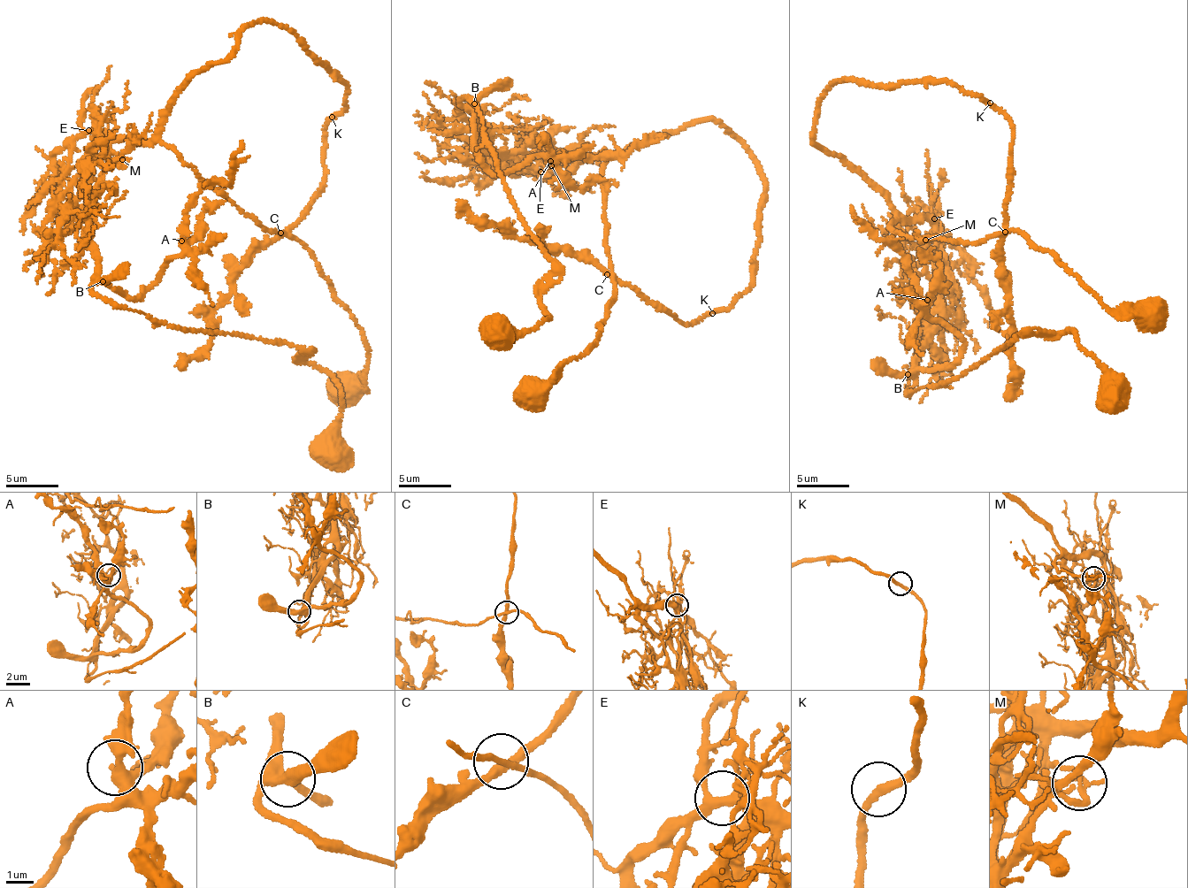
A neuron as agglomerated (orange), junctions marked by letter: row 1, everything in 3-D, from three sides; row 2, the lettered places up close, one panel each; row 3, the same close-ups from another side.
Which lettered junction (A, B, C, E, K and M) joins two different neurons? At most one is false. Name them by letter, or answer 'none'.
M

